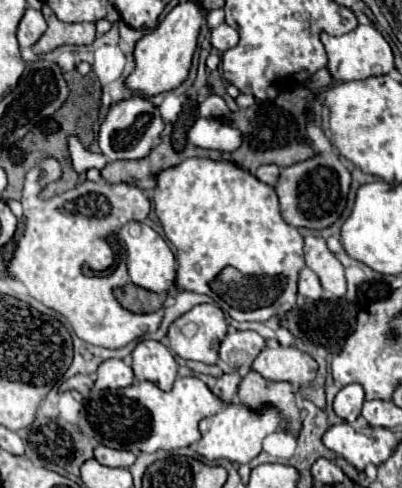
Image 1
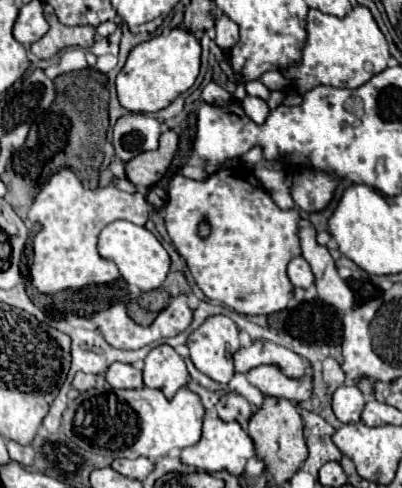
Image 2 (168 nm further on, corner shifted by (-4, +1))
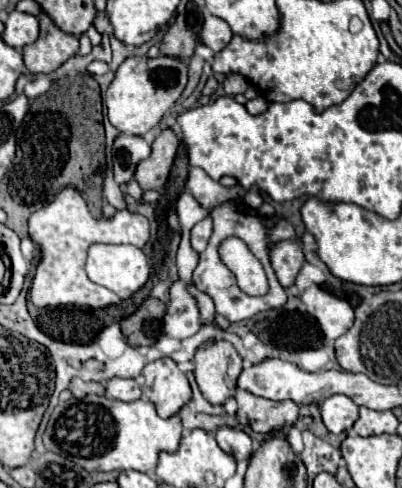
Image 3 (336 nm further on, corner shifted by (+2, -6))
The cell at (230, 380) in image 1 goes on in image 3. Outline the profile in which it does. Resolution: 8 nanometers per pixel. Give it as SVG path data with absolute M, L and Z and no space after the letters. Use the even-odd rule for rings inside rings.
M222 425L216 431L216 441L224 451L232 453L236 461L248 461L248 455L252 455L252 439L242 429Z

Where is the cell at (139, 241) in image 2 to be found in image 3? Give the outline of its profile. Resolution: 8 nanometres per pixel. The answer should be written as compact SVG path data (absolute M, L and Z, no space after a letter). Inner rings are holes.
M94 243L88 249L86 259L86 273L88 277L114 291L120 299L128 299L130 293L136 293L148 279L150 279L150 263L142 249L134 245L108 245L108 243Z

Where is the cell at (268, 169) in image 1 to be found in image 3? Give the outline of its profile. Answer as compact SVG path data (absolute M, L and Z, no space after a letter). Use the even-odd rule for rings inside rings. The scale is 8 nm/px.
M310 285L302 293L302 301L306 305L306 311L312 317L316 317L326 341L338 339L354 323L352 305L344 299L338 299L338 297L330 295L328 291L320 289L318 285Z

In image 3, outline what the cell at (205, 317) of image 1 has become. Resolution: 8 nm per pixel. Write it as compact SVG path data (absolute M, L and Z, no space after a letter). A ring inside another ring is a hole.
M210 339L196 349L194 377L202 395L212 405L222 405L236 393L236 379L242 371L242 359L232 343Z

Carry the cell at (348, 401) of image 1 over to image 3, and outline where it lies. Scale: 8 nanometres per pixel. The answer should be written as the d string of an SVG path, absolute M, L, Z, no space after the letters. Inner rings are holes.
M332 395L320 403L322 421L330 433L348 431L358 419L358 405L346 395Z

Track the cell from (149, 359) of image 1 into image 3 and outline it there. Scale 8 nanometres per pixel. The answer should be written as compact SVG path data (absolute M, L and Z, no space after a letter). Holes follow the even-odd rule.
M168 357L148 363L142 375L146 379L142 393L156 405L158 415L164 419L178 413L180 407L186 405L192 397L186 375Z

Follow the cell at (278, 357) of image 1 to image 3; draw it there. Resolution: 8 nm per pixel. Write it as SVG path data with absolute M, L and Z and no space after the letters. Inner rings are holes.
M244 389L236 391L236 401L240 423L250 425L258 433L274 433L278 431L278 427L284 427L286 423L296 423L300 411L300 405L290 399L272 401L252 395Z

